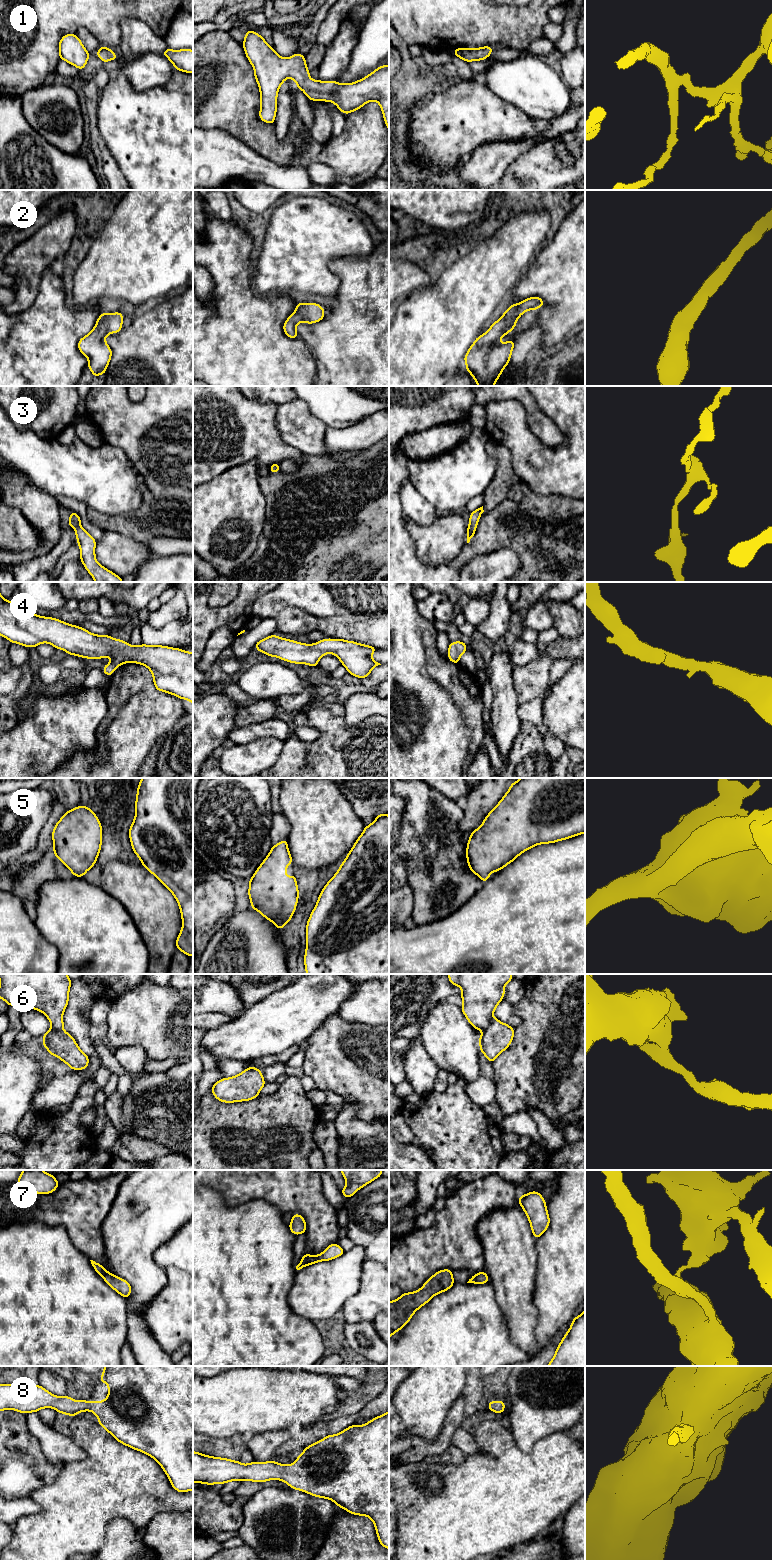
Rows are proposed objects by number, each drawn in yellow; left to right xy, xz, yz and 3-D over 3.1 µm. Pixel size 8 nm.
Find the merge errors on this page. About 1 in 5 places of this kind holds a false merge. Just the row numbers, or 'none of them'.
6, 7

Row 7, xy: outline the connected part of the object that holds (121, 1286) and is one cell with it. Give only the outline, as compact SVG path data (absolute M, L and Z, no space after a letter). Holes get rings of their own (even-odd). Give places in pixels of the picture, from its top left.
M107 1271L102 1277L112 1289L114 1289L124 1298L127 1299L131 1295L131 1285L128 1281Z

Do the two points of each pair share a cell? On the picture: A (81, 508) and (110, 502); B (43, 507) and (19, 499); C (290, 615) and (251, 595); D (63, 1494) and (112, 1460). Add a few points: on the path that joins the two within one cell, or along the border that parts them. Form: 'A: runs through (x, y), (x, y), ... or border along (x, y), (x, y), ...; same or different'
A: border along (66, 497), (77, 499), (88, 506); different
B: runs through (37, 506), (29, 499), (25, 499); same
C: border along (267, 592), (254, 602), (252, 615); different
D: runs through (75, 1494), (100, 1470); same

